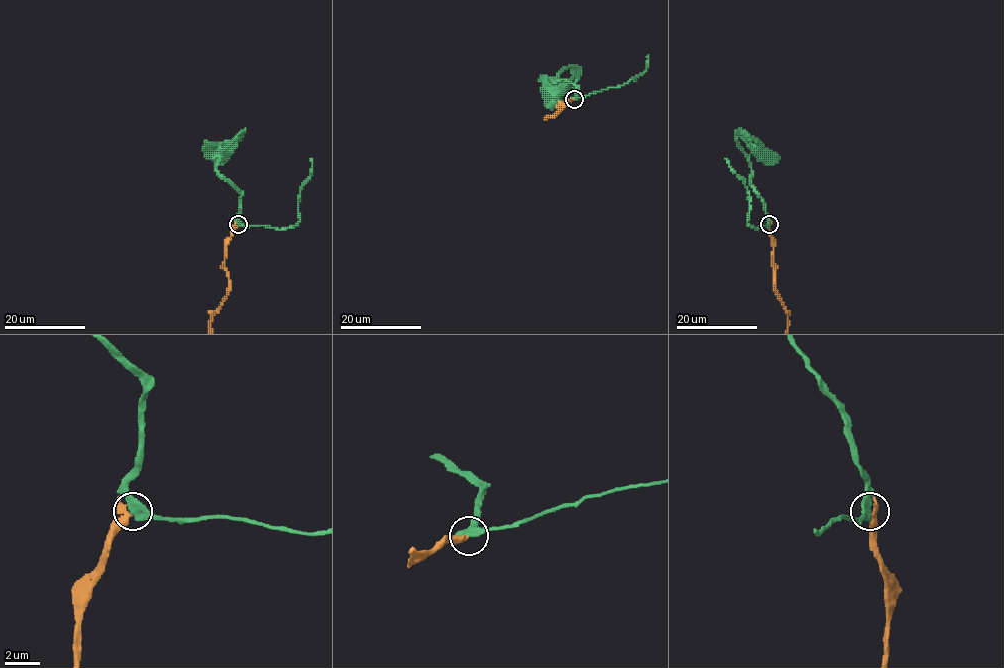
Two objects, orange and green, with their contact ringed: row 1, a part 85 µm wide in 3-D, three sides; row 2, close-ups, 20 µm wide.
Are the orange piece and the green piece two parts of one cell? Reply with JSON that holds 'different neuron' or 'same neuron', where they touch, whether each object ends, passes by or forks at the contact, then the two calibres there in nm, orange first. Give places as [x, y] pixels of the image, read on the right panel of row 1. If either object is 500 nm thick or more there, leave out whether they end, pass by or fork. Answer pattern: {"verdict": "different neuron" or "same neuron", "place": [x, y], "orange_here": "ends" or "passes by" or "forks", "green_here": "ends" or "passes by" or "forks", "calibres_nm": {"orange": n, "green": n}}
{"verdict": "same neuron", "place": [769, 224], "orange_here": "passes by", "green_here": "passes by", "calibres_nm": {"orange": 280, "green": 360}}

